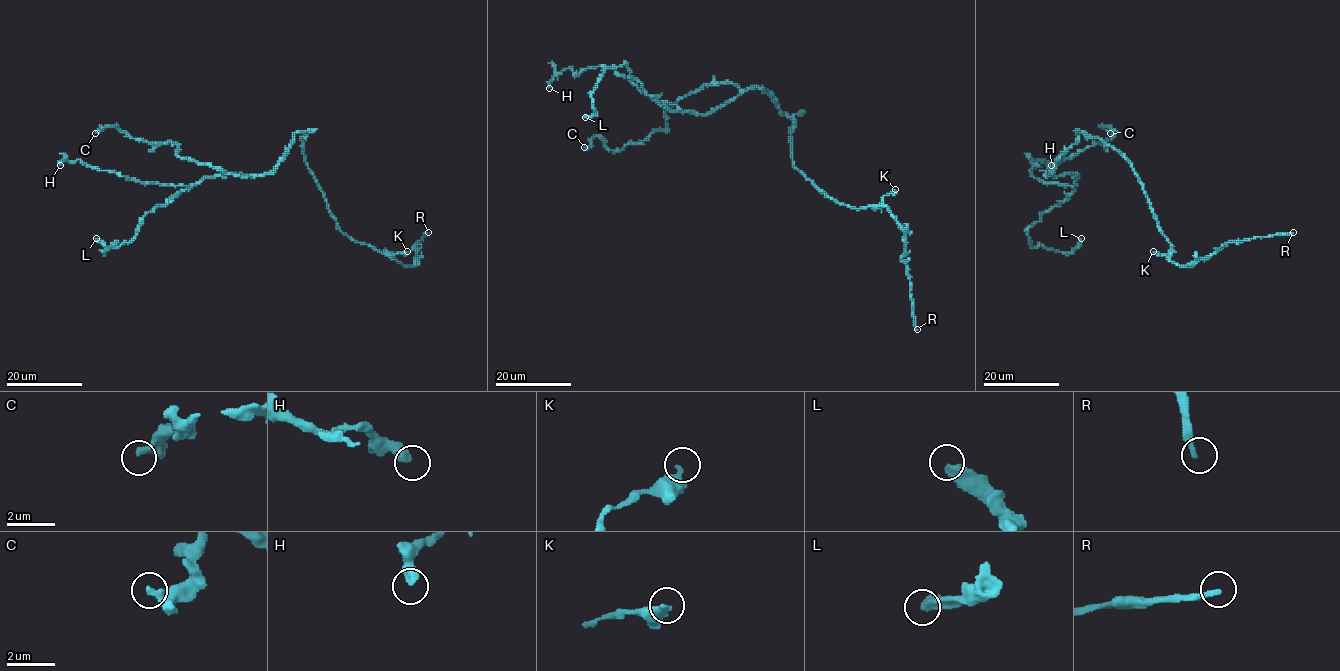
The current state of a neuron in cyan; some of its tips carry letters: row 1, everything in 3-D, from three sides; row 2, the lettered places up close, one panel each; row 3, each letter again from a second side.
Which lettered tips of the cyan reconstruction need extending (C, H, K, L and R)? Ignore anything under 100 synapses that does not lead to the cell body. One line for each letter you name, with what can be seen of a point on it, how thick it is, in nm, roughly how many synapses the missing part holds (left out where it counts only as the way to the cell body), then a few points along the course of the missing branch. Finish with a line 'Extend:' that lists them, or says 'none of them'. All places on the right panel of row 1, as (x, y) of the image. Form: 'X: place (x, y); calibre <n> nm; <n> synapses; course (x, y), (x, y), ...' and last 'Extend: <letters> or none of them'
R: place (1293, 232); calibre 220 nm; 250 synapses
Extend: R

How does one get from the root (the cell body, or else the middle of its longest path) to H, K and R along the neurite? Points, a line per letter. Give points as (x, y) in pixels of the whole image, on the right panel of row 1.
H: (1089, 135), (1080, 132), (1051, 172), (1076, 175), (1073, 185), (1046, 183), (1030, 172), (1032, 160), (1051, 165)
K: (1089, 135), (1113, 146), (1137, 175), (1157, 227), (1172, 245), (1167, 256), (1153, 251)
R: (1089, 135), (1130, 164), (1172, 245), (1170, 260), (1179, 266), (1207, 259), (1226, 243), (1293, 232)

